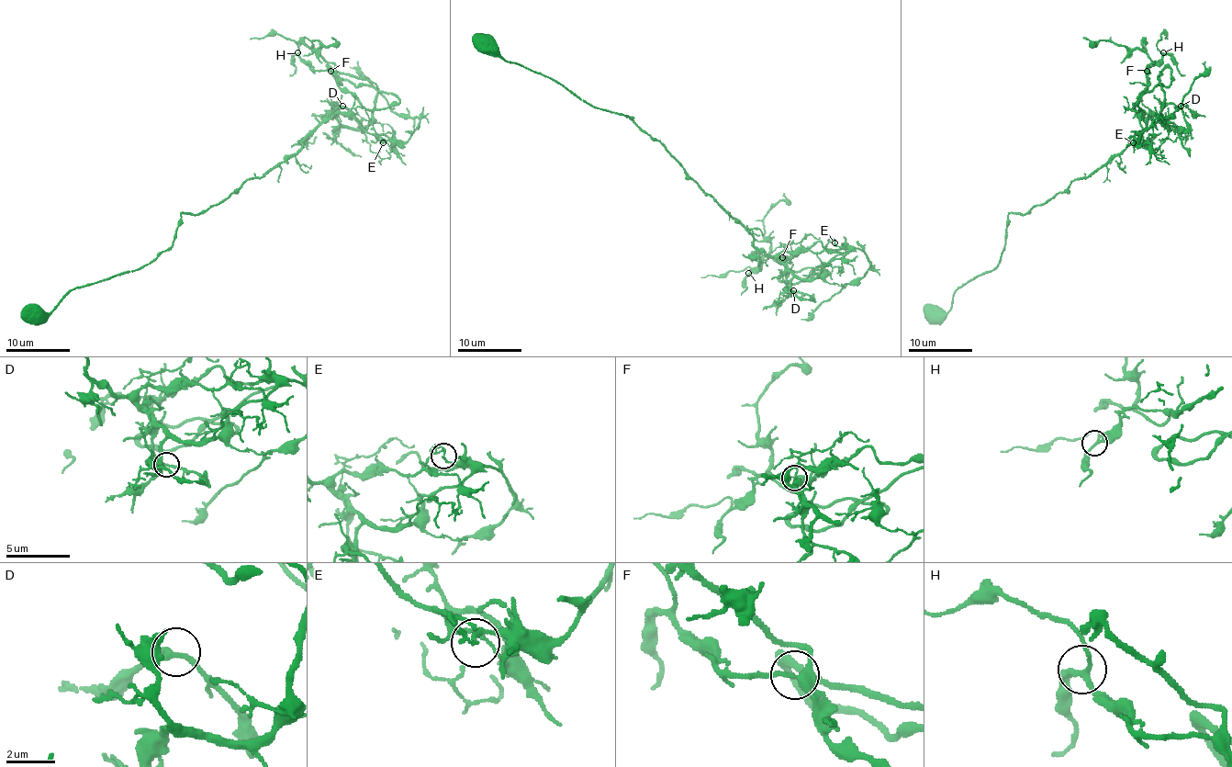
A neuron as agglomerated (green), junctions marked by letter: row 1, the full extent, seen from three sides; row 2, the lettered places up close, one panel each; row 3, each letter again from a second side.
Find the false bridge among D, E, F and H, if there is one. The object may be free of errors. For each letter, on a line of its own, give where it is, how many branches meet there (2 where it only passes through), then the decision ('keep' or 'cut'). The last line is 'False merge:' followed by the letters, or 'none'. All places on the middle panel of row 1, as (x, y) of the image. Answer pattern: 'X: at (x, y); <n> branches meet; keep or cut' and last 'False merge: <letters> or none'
D: at (793, 290); 3 branches meet; keep
E: at (834, 242); 3 branches meet; keep
F: at (782, 257); 3 branches meet; keep
H: at (748, 273); 3 branches meet; keep
False merge: none

